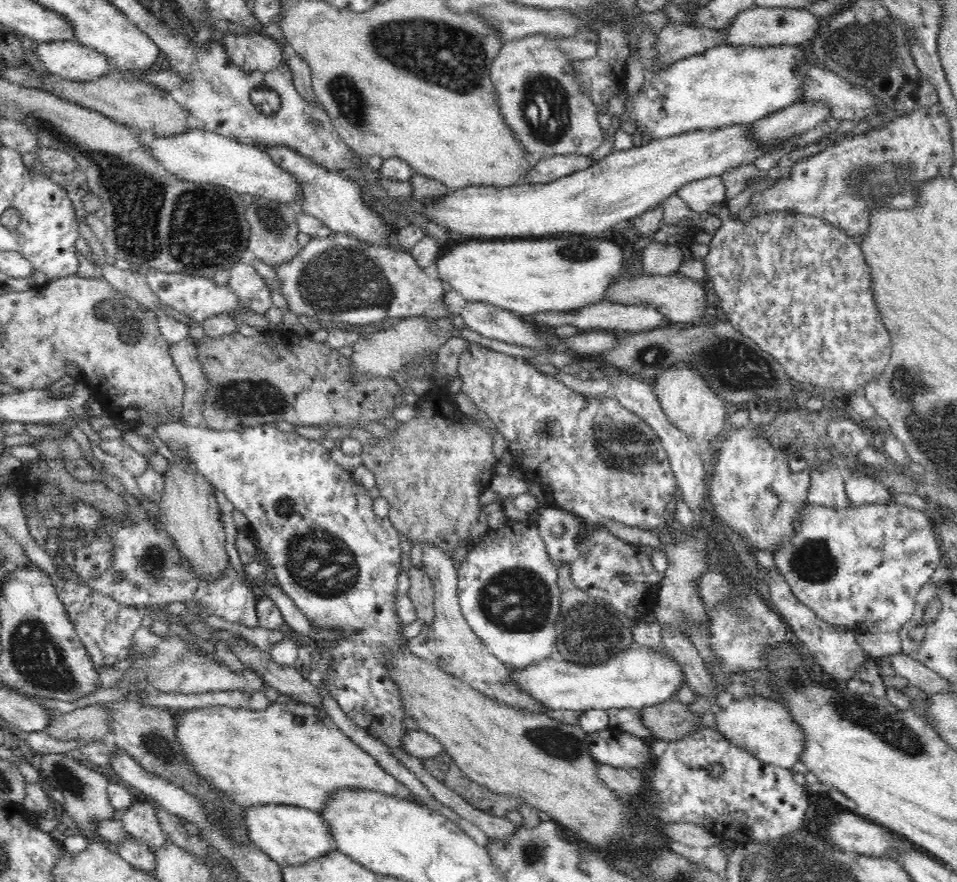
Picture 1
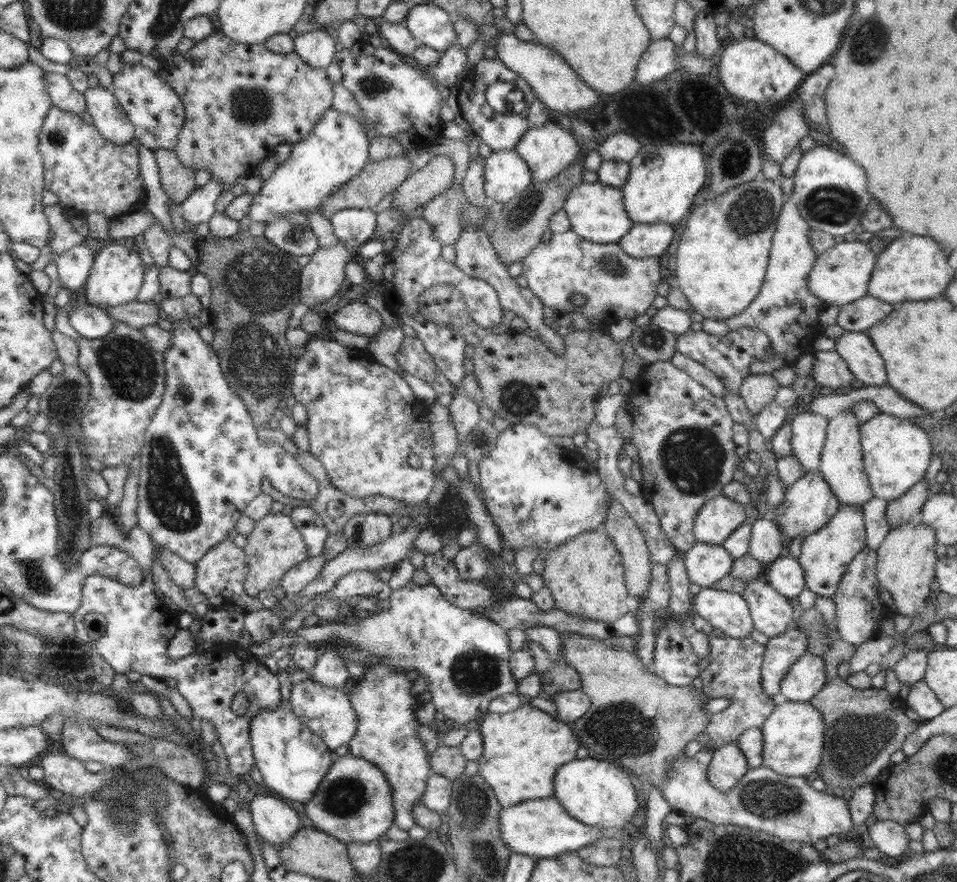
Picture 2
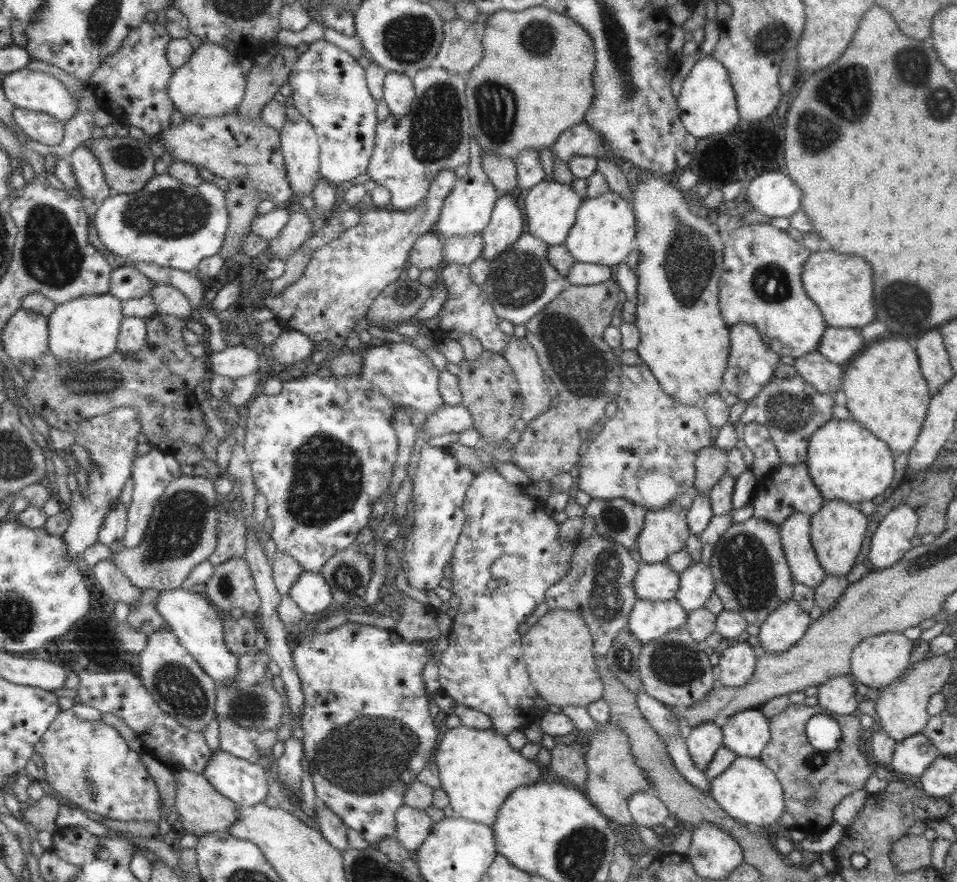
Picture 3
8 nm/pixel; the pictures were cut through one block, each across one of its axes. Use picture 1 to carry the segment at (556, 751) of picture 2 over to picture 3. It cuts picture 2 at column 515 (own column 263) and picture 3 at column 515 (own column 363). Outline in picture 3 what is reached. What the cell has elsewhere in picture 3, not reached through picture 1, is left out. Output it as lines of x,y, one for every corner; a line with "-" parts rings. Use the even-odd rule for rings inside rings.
458,726
448,730
436,748
434,762
438,765
440,787
448,793
449,805
455,815
492,825
508,795
516,788
536,784
541,777
540,763
512,749
504,736
492,729
477,730

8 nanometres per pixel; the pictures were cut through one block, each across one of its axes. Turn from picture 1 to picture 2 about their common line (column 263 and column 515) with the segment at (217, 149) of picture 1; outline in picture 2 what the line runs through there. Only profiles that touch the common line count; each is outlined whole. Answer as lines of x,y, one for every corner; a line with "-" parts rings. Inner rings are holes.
514,149
494,151
484,163
485,195
490,202
506,204
533,184
528,164

